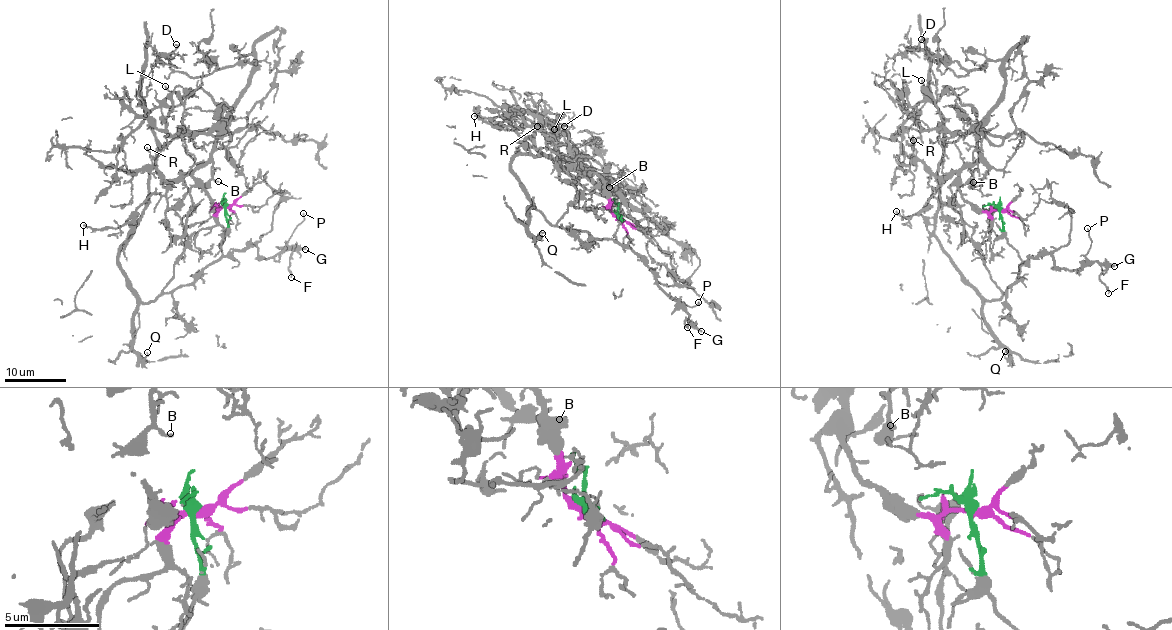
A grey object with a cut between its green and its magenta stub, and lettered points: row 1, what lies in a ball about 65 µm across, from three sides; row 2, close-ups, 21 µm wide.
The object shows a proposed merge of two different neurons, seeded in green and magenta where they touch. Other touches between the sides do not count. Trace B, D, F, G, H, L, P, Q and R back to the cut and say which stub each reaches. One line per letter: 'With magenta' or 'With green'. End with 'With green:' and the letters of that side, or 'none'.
B: With magenta
D: With magenta
F: With green
G: With green
H: With magenta
L: With magenta
P: With green
Q: With green
R: With magenta
With green: F, G, P, Q

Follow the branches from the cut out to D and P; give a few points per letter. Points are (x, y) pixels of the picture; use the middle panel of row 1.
D: (618, 216), (598, 175), (556, 151), (543, 129), (556, 127), (526, 92), (564, 126)
P: (618, 216), (616, 238), (648, 266), (659, 285), (688, 307), (699, 302)

